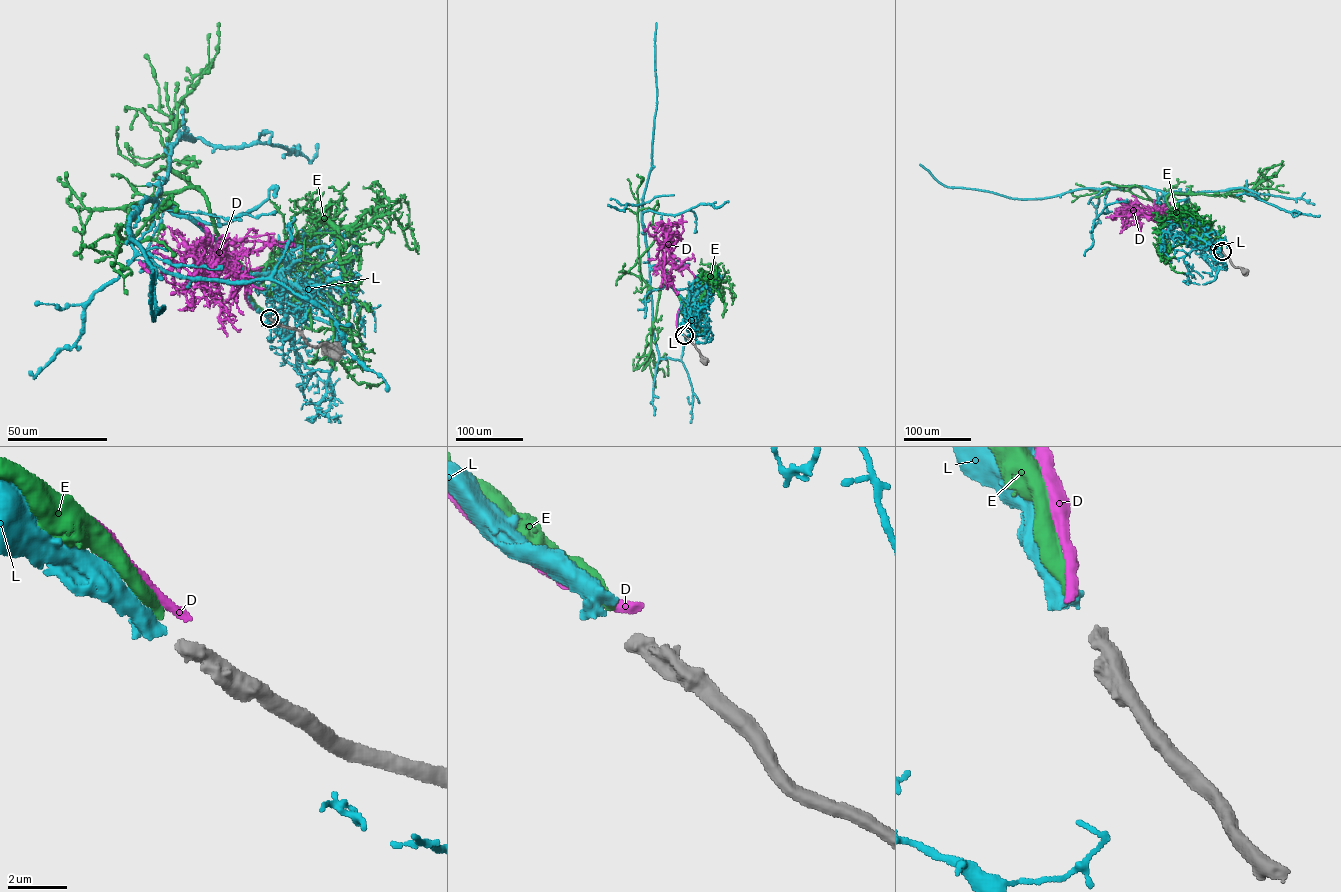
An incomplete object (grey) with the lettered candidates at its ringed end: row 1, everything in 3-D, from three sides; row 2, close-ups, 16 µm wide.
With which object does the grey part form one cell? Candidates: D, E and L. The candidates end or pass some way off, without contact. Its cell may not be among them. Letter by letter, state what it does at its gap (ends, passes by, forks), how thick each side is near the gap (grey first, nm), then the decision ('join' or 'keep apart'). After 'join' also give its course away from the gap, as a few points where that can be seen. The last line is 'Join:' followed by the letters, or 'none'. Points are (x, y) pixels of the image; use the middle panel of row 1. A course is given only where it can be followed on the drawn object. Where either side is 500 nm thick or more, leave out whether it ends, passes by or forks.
D: calibres 500 and 360 nm; keep apart
E: calibres 500 and 400 nm; keep apart
L: calibres 500 and 600 nm; join; course (683, 335), (678, 329), (677, 315), (686, 301), (661, 269), (649, 268), (642, 222), (656, 108), (656, 22)
Join: L

